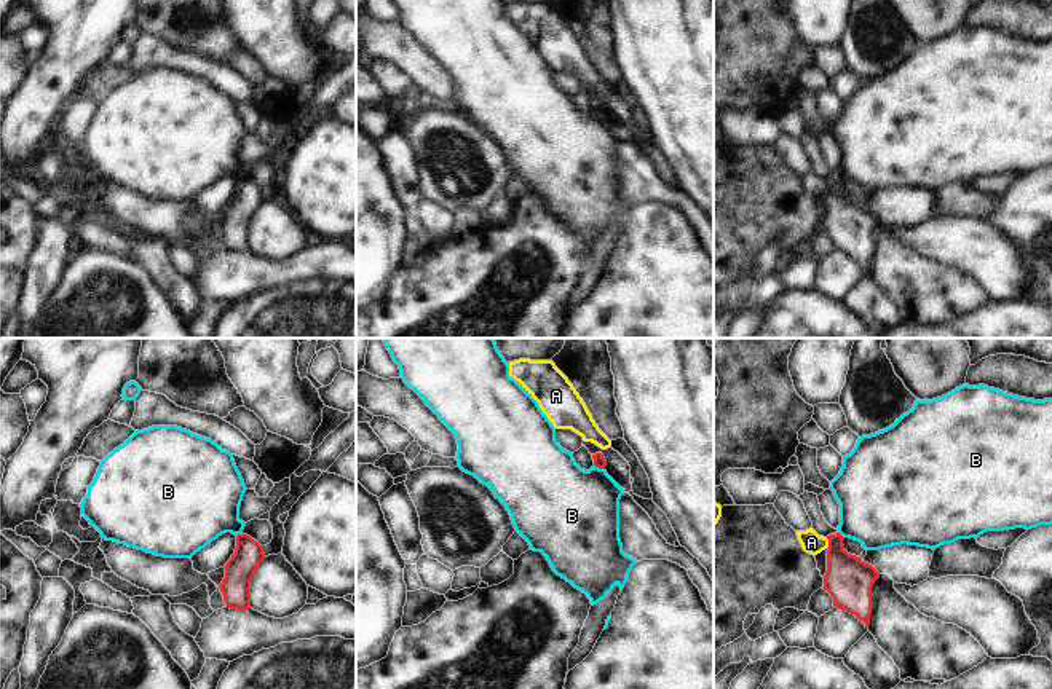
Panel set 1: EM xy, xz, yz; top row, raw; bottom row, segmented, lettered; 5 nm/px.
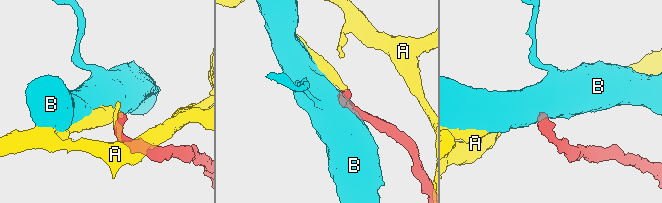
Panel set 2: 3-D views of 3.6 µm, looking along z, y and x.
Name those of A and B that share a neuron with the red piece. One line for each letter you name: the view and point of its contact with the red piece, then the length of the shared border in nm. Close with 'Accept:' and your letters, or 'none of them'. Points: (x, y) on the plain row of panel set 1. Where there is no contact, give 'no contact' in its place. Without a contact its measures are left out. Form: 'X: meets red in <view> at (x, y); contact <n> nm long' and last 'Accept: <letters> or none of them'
A: meets red in yz at (829, 185); contact 50 nm long
Accept: A

